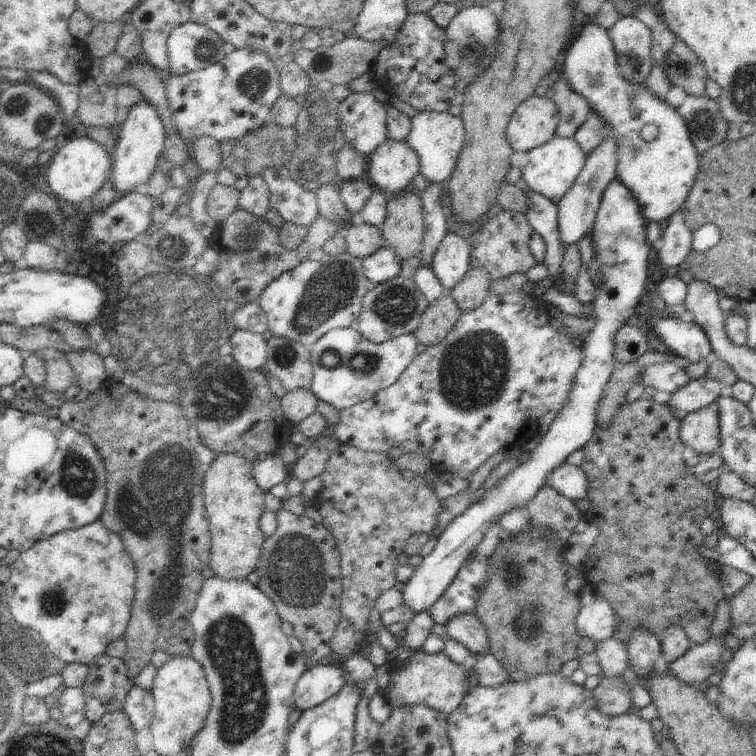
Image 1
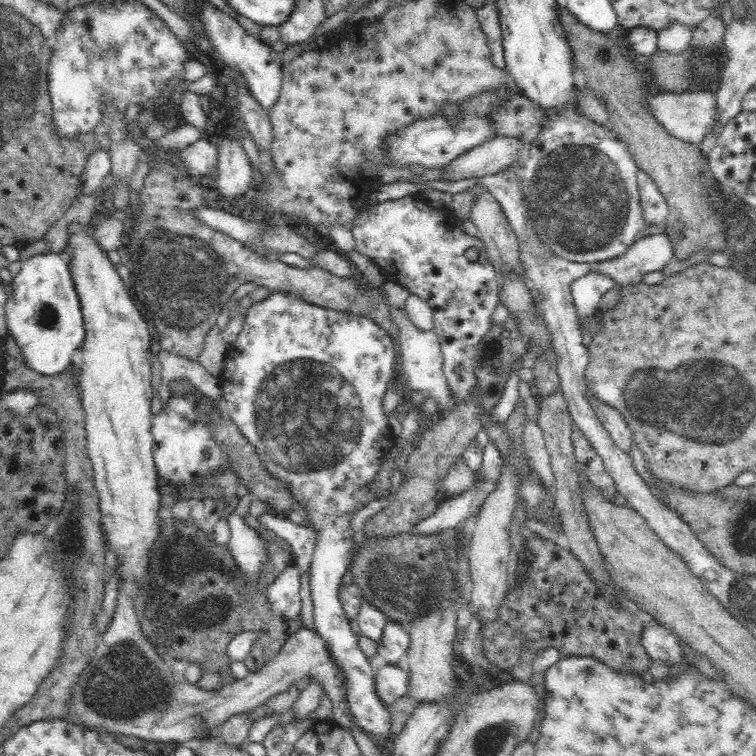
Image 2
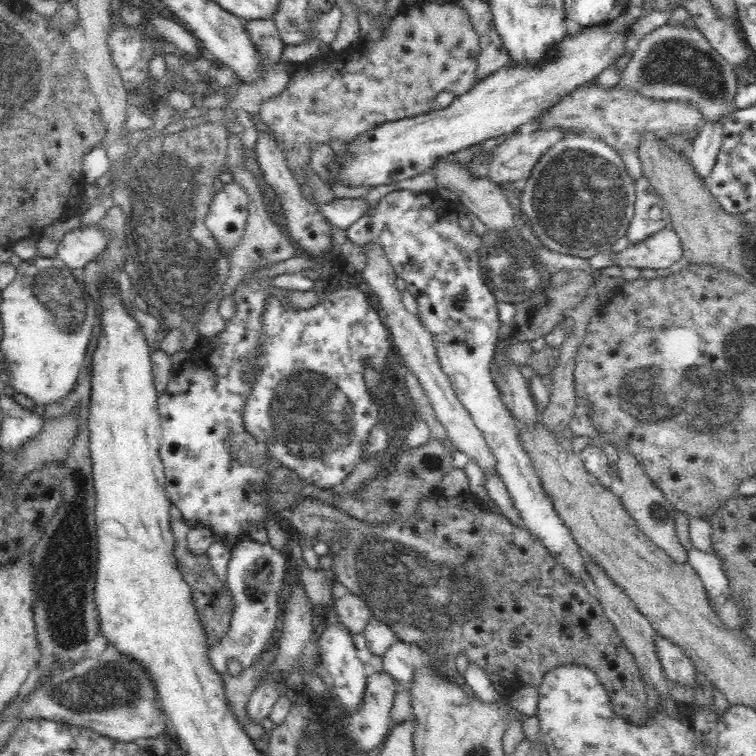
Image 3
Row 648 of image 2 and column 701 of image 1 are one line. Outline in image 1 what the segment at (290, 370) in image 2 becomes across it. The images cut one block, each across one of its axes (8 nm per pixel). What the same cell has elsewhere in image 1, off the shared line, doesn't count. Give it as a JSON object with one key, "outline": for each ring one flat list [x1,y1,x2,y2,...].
{"outline":[[676,316,652,318,654,332,666,345,667,352,690,360,691,363,704,360,712,351,708,336,696,322,683,322]]}

